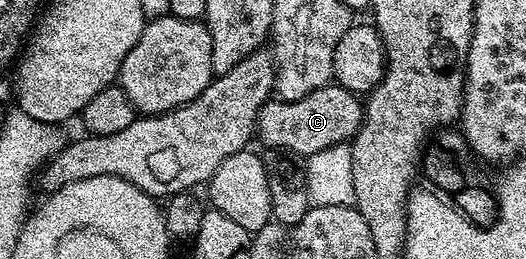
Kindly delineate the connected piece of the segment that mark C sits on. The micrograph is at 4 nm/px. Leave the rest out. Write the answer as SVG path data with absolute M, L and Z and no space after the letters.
M330 82L319 90L311 90L311 94L298 100L270 98L261 107L255 136L269 150L280 150L297 158L308 158L319 154L319 150L352 141L362 119L362 101L342 84Z

